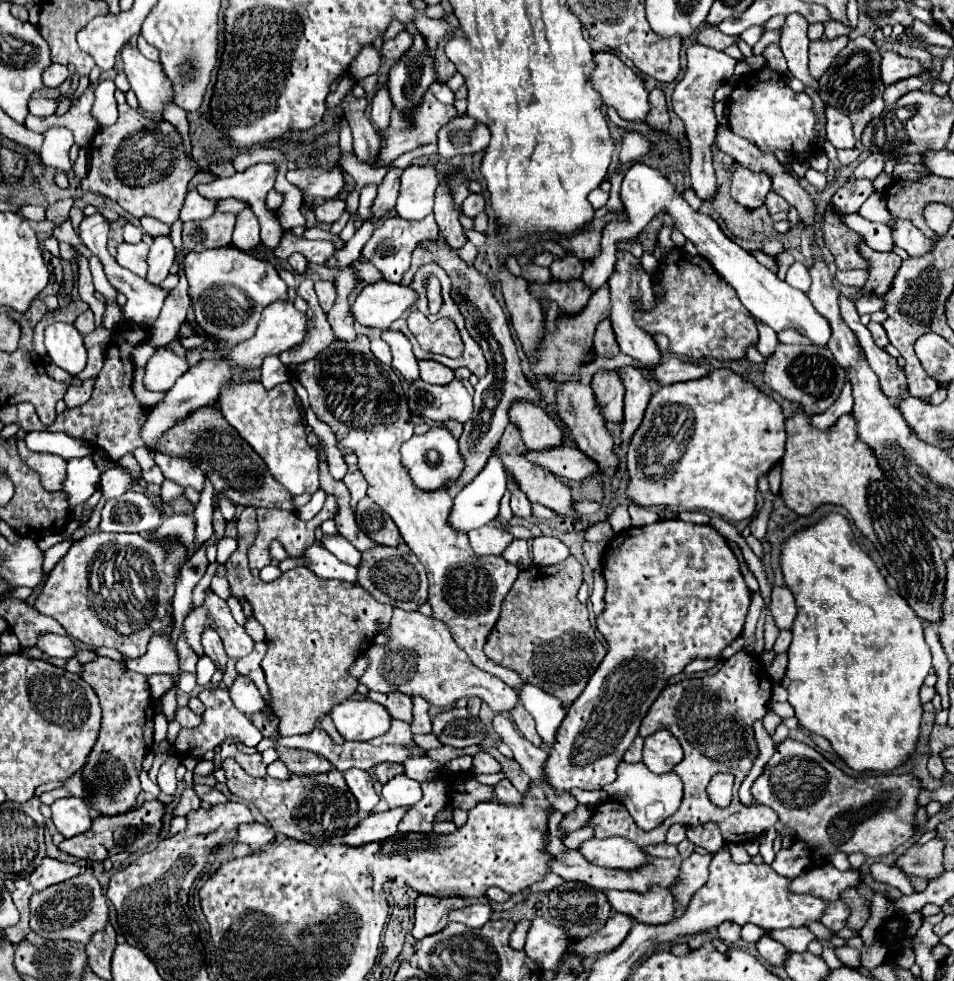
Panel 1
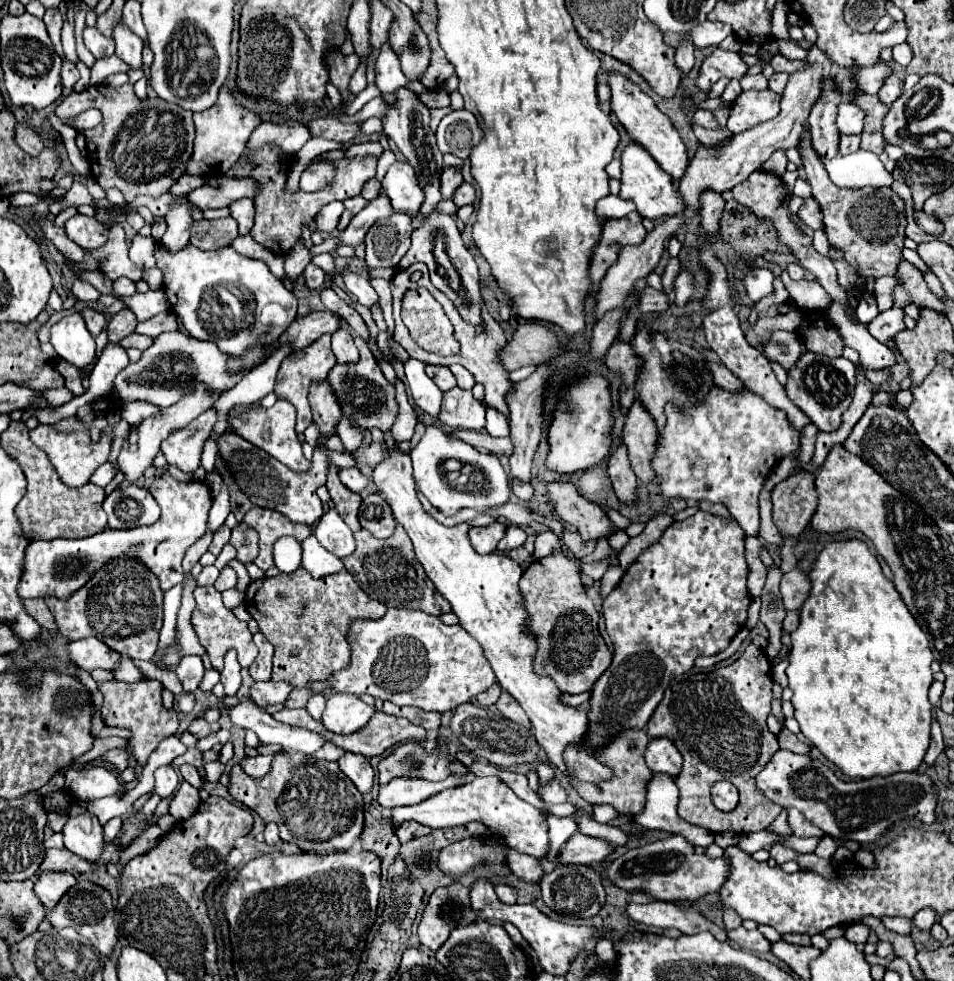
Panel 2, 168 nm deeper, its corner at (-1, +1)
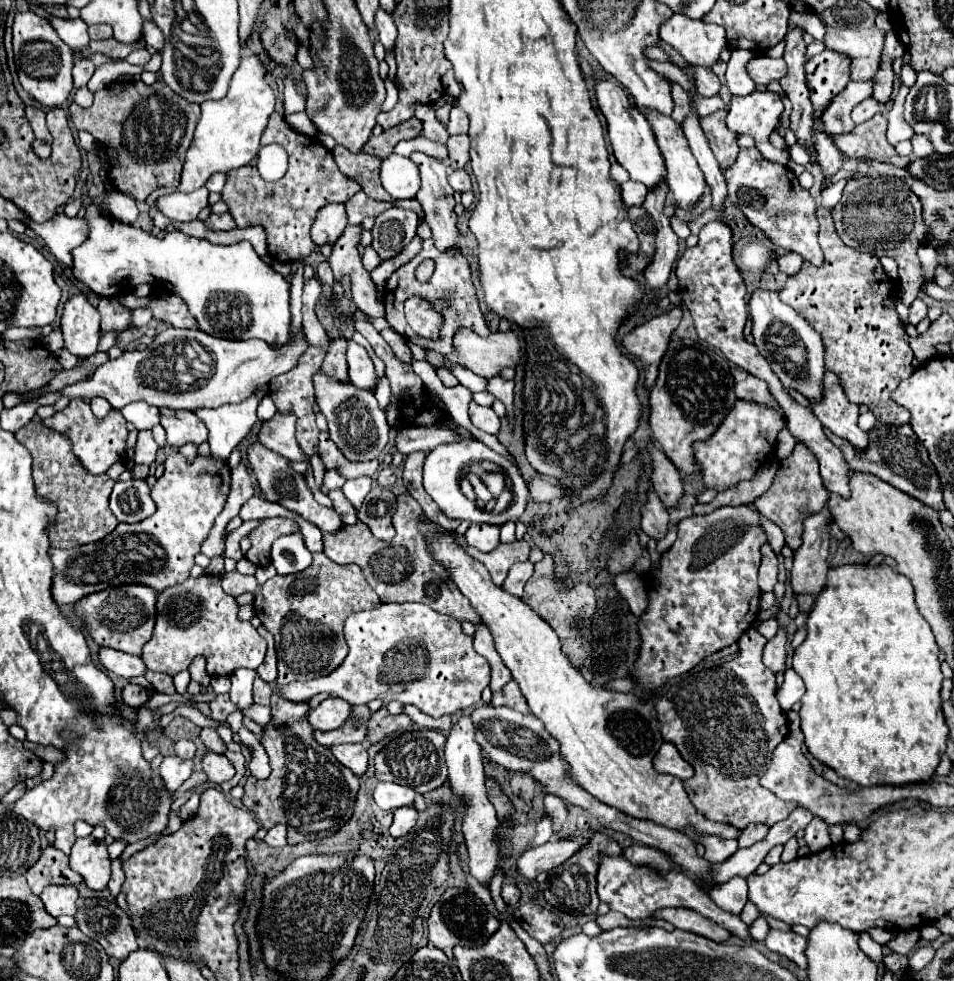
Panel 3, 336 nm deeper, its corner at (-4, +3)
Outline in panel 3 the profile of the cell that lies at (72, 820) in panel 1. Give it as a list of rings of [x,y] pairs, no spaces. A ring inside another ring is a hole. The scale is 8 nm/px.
[[[92,837],[76,839],[70,853],[70,867],[82,875],[88,889],[106,889],[110,881],[110,857],[104,841],[96,841]]]

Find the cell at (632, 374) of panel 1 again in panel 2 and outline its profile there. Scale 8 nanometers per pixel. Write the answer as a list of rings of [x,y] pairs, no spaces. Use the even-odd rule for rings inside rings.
[[[635,399],[635,403],[629,409],[623,429],[623,443],[627,445],[629,461],[633,465],[635,475],[643,483],[653,481],[655,473],[651,471],[649,461],[657,443],[657,425],[649,411],[643,409],[643,403],[639,399]]]

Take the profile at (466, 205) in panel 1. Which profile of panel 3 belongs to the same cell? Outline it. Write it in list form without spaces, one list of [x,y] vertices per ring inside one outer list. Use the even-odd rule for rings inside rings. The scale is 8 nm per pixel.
[[[450,169],[448,171],[448,181],[450,181],[452,189],[458,191],[458,193],[464,193],[464,191],[470,191],[472,189],[470,175],[466,173],[466,169]]]

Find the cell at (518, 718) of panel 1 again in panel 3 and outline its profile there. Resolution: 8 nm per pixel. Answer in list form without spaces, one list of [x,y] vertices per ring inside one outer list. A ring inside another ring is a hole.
[[[510,681],[500,691],[494,691],[490,705],[494,705],[494,707],[510,707],[510,709],[516,709],[520,713],[528,713],[530,711],[516,681]]]

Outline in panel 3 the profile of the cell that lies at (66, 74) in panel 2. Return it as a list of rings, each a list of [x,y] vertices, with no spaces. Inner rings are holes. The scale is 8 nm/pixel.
[[[78,59],[78,61],[74,63],[74,87],[76,87],[76,89],[78,89],[78,87],[84,87],[84,85],[90,81],[94,69],[96,69],[96,67],[94,67],[92,61],[88,61],[88,59]]]

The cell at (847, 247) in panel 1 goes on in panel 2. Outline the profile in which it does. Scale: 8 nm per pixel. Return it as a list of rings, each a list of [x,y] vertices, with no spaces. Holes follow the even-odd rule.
[[[807,131],[801,135],[801,157],[807,173],[807,181],[813,189],[813,197],[823,213],[823,229],[829,237],[831,247],[843,253],[843,259],[857,269],[861,277],[883,277],[895,275],[897,263],[903,259],[903,239],[905,239],[905,215],[903,201],[891,189],[839,189],[827,175],[825,167],[811,149]]]

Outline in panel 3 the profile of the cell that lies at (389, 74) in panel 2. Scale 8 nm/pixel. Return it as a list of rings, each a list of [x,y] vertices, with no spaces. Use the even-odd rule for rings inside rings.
[[[380,7],[380,9],[376,11],[374,23],[376,23],[378,39],[384,43],[386,49],[392,49],[392,47],[394,47],[394,41],[396,41],[396,25],[394,25],[394,21],[392,21],[392,15]]]

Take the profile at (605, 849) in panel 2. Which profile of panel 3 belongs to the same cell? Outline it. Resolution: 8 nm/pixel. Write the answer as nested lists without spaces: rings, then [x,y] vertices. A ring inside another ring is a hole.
[[[554,839],[546,845],[534,847],[518,857],[516,871],[528,879],[534,881],[542,871],[550,871],[556,865],[564,863],[572,853],[580,849],[580,843],[574,839]]]

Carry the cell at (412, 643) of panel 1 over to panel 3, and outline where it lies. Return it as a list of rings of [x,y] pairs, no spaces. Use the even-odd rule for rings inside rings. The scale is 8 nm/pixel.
[[[384,603],[378,609],[352,613],[346,619],[344,633],[350,645],[350,653],[344,663],[330,675],[280,687],[280,691],[286,693],[286,699],[306,701],[318,693],[330,693],[354,705],[362,705],[372,699],[380,699],[384,703],[402,701],[406,705],[416,705],[430,717],[442,717],[478,705],[484,687],[490,683],[490,665],[486,665],[486,659],[472,649],[472,637],[462,633],[460,623],[454,617],[440,615],[424,603]]]

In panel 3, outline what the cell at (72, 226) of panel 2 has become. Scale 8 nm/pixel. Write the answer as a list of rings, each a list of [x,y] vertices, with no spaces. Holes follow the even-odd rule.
[[[58,213],[56,217],[48,219],[46,223],[36,223],[32,221],[26,214],[26,223],[28,227],[32,227],[48,245],[50,253],[62,261],[64,265],[72,267],[72,249],[82,245],[82,241],[86,239],[88,233],[88,225],[86,219],[78,219],[78,217],[66,217],[64,213]]]

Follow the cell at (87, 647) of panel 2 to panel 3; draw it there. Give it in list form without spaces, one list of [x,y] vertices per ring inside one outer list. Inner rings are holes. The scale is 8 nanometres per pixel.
[[[104,647],[98,655],[102,667],[106,671],[112,671],[120,677],[138,677],[138,675],[144,675],[148,669],[142,661],[142,657],[136,657],[136,655],[128,655],[128,653],[122,653],[122,651],[114,651],[110,647]]]

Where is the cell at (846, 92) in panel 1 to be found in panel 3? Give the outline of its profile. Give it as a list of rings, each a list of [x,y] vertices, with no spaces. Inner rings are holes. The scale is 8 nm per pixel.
[[[878,113],[876,117],[868,119],[866,123],[860,123],[852,129],[852,133],[846,135],[830,135],[834,145],[846,155],[846,157],[866,157],[876,161],[894,163],[898,167],[908,167],[910,157],[900,157],[896,149],[886,141],[886,117]]]

